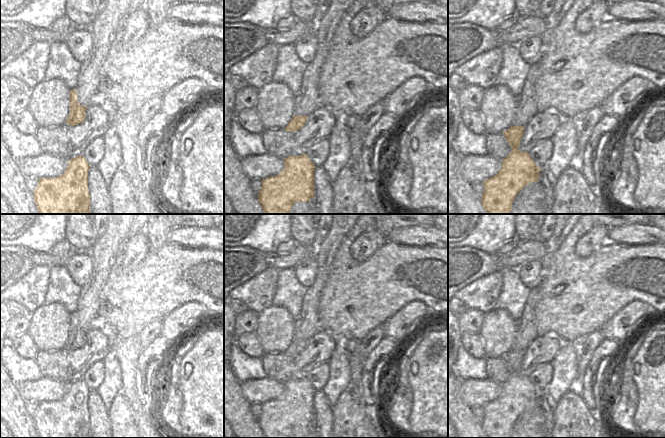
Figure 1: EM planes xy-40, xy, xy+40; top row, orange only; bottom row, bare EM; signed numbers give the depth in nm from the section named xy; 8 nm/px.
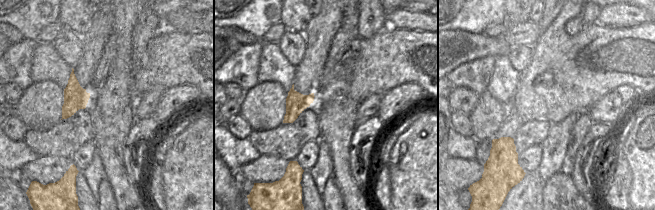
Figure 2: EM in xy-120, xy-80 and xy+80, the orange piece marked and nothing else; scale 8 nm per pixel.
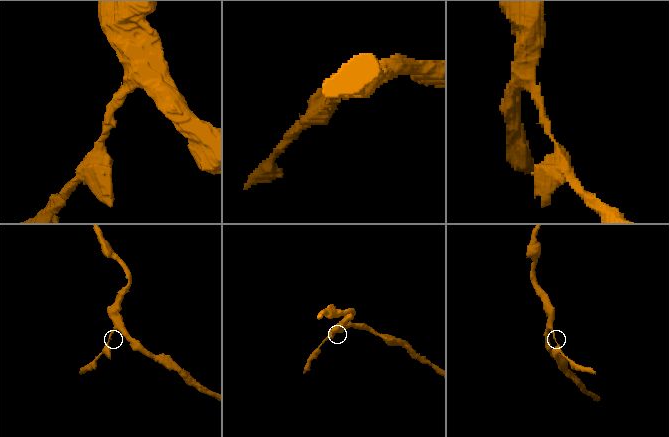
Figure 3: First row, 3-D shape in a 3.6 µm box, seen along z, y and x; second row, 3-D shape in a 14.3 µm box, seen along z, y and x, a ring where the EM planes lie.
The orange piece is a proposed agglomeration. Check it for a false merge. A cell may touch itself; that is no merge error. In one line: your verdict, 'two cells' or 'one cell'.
one cell

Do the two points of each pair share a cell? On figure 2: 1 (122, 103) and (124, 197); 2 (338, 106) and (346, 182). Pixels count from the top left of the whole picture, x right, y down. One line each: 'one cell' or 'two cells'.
1: one cell
2: one cell

